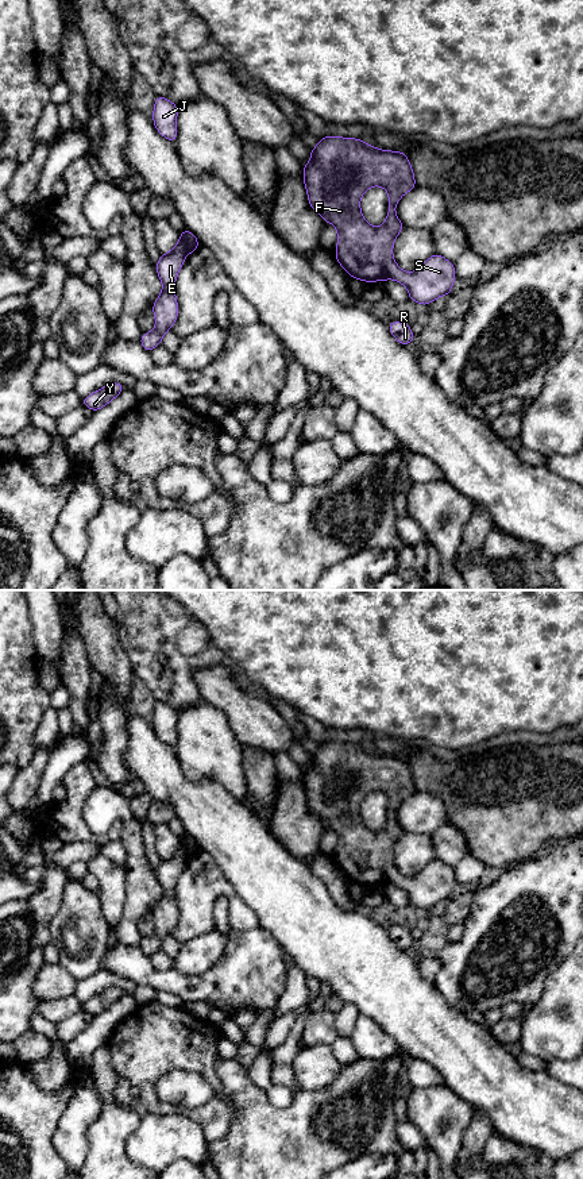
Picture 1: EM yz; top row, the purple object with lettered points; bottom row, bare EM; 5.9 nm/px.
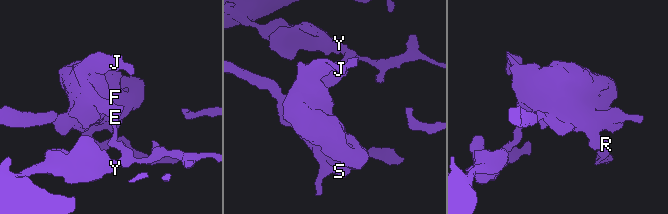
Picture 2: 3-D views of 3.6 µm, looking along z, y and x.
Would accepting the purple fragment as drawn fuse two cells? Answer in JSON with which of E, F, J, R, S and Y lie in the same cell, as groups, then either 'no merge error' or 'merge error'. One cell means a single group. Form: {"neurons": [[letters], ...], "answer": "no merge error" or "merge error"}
{"neurons": [["E", "Y"], ["F", "J", "R", "S"]], "answer": "merge error"}

